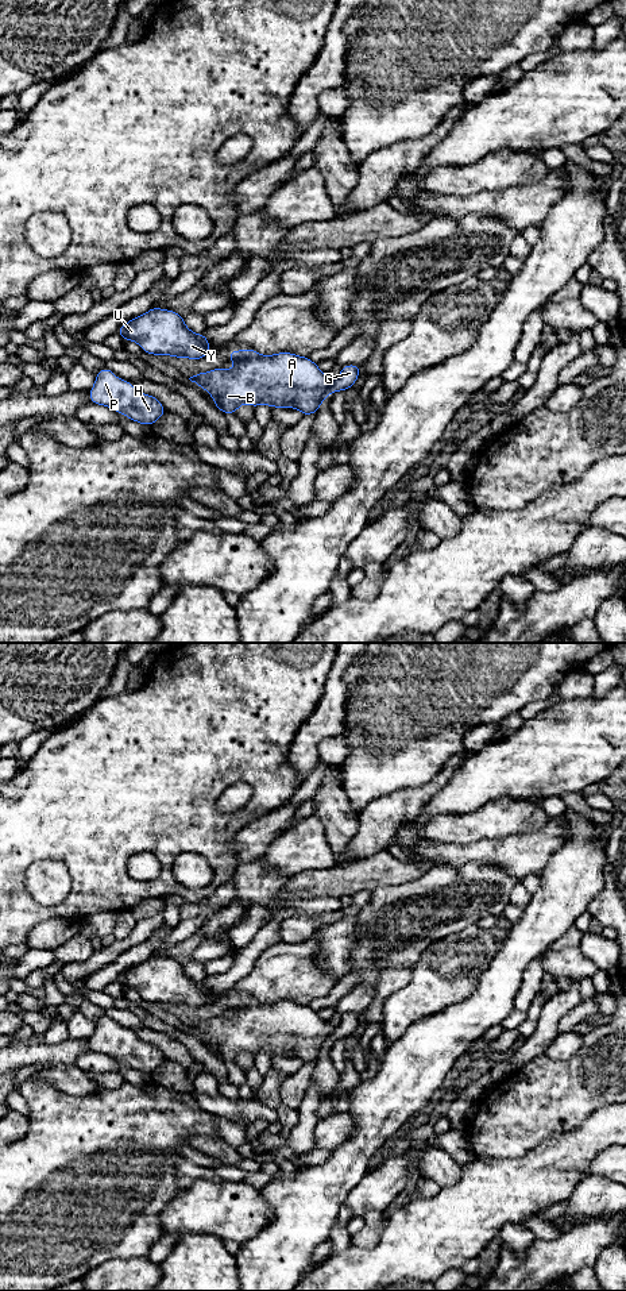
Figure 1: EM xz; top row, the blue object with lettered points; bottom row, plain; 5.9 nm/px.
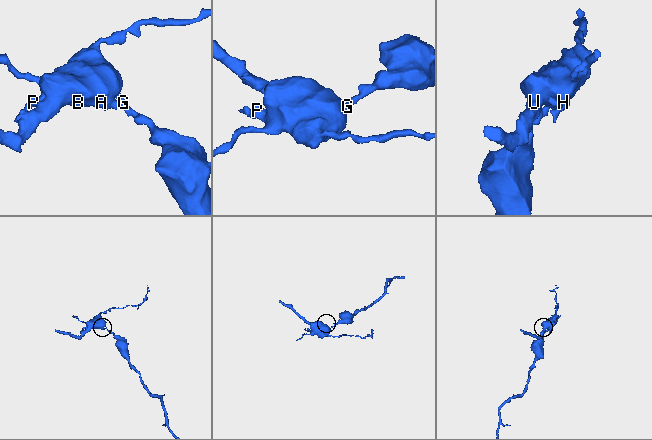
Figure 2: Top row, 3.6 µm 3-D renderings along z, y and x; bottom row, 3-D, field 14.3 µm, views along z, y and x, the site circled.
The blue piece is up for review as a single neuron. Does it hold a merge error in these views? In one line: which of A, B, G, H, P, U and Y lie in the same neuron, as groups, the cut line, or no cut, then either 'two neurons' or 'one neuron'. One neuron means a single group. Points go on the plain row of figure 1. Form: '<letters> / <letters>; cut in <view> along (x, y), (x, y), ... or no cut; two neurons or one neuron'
A B H P U Y / G; cut in xz along (335, 1028), (329, 1037); two neurons

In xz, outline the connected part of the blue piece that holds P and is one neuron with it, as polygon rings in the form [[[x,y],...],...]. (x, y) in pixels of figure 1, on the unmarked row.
[[[108,1016],[96,1022],[96,1030],[89,1038],[89,1044],[90,1051],[107,1053],[144,1074],[152,1074],[166,1061],[158,1047],[136,1040],[131,1030],[116,1026]]]

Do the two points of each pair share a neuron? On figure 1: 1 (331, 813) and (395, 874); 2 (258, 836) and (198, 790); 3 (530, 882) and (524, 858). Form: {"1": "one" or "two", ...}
{"1": "two", "2": "two", "3": "two"}

